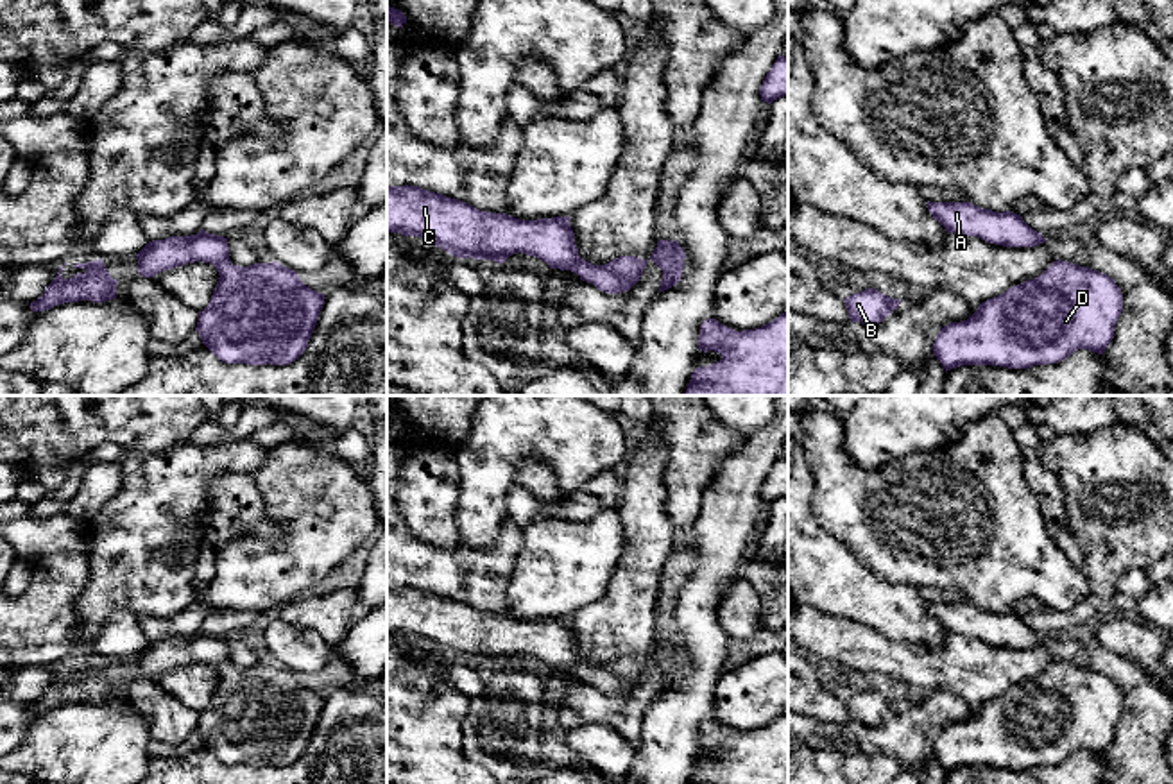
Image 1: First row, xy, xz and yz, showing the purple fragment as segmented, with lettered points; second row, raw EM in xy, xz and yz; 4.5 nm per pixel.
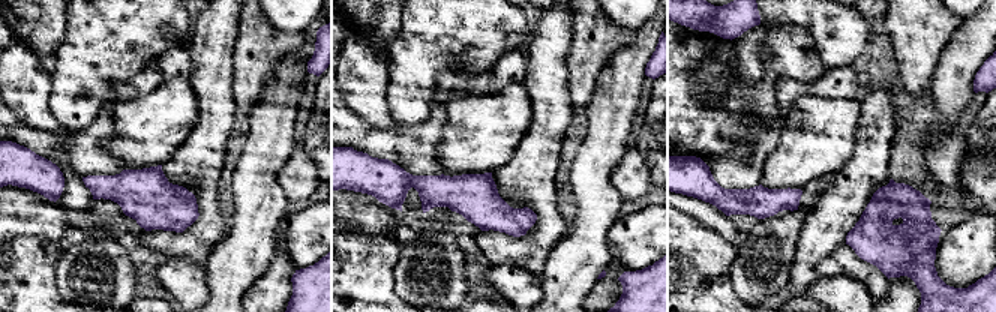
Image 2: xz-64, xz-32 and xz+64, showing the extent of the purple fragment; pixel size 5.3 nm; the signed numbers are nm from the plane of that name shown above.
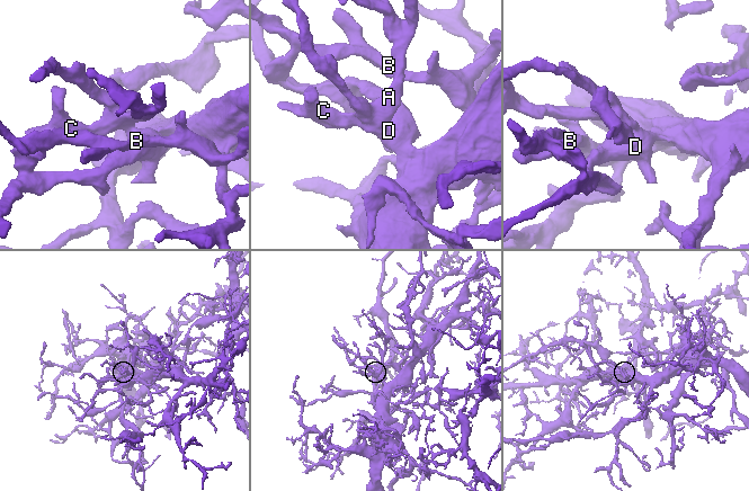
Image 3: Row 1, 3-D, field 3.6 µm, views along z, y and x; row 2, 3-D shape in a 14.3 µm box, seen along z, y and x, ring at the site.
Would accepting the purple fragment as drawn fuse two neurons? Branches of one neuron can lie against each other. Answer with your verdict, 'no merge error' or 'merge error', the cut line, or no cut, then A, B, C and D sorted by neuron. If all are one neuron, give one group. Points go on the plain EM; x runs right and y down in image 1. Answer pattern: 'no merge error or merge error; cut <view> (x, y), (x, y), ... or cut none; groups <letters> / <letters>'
no merge error; cut none; groups A B C D

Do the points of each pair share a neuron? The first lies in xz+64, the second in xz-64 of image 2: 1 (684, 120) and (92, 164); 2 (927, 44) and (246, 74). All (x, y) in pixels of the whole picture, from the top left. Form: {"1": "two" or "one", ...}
{"1": "one", "2": "one"}

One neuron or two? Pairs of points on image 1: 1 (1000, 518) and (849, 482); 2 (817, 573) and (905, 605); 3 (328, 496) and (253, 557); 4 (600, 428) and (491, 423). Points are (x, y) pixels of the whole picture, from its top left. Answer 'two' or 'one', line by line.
1: one
2: one
3: one
4: one

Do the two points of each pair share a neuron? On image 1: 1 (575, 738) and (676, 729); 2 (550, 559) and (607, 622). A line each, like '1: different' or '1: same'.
1: different
2: different

